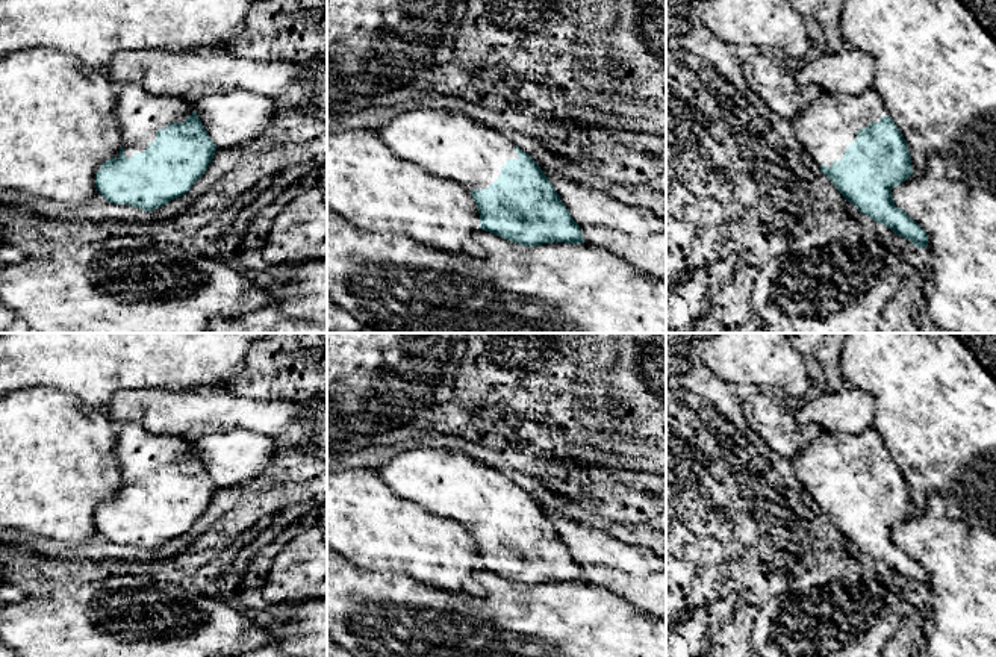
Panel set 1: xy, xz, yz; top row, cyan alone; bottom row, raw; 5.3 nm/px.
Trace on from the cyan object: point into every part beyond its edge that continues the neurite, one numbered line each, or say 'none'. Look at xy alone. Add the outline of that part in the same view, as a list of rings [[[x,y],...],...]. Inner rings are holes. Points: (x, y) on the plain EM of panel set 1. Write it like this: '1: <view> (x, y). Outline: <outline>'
1: xy (140, 453). Outline: [[[135,422],[118,427],[114,457],[126,497],[142,492],[156,478],[159,468],[185,462],[192,451],[192,441],[174,434],[154,434]]]

